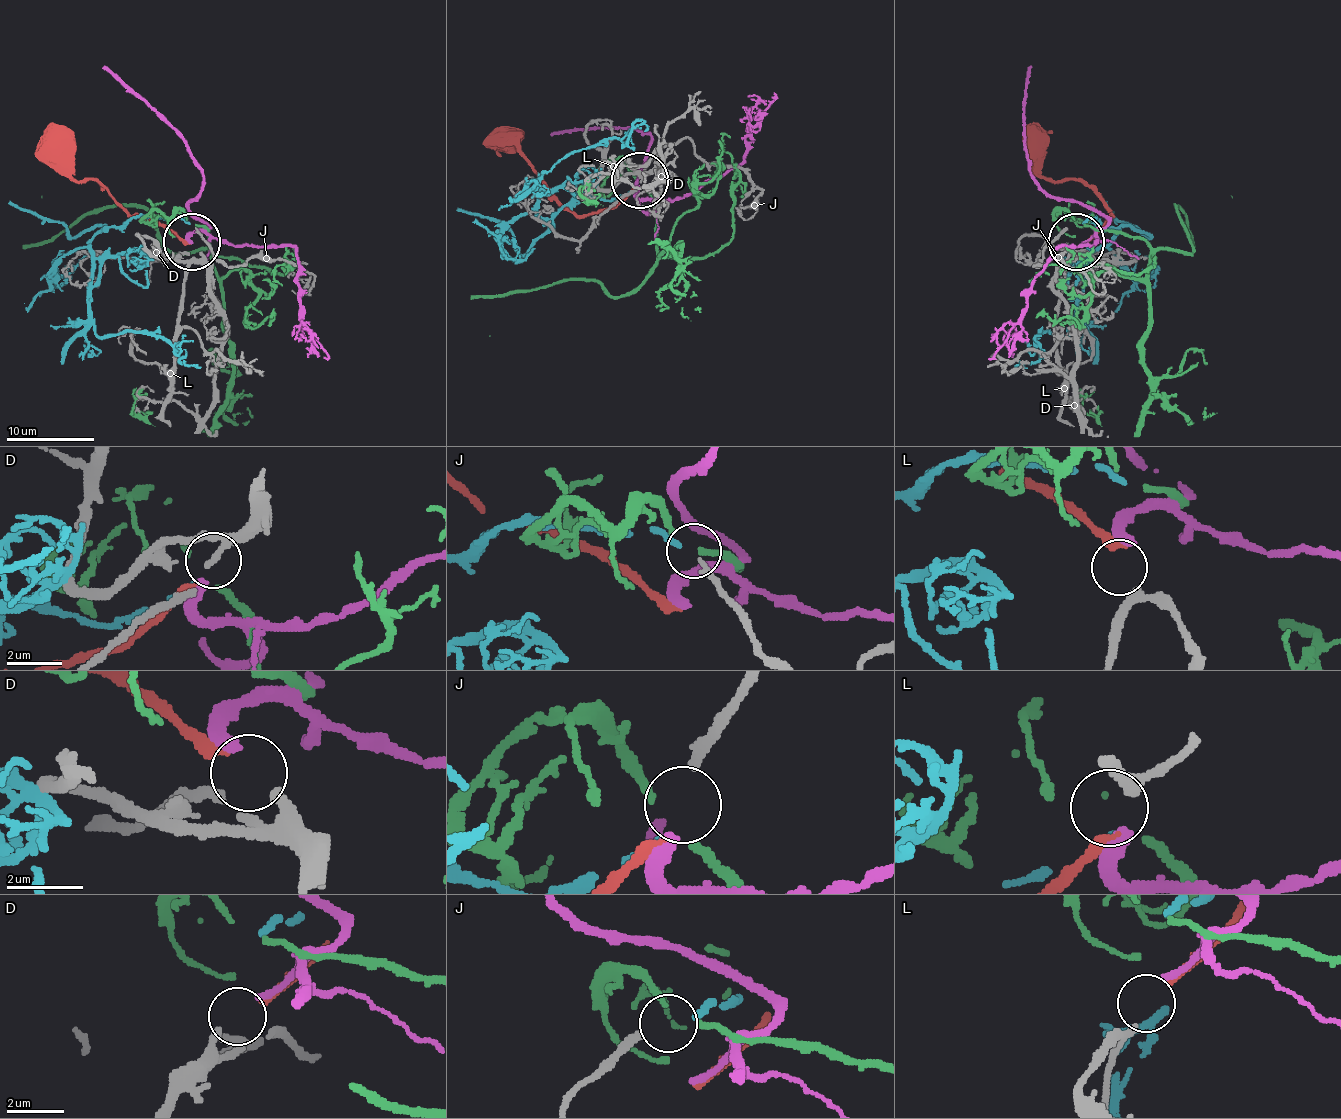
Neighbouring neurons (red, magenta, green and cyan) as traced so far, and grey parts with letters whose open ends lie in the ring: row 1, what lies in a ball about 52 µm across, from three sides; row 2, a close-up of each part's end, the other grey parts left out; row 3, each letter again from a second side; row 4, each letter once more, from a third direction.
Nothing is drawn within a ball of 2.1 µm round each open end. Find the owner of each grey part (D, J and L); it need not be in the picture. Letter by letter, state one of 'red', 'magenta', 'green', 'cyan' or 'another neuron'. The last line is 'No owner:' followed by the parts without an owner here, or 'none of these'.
D: magenta
J: cyan
L: red
No owner: none of these

